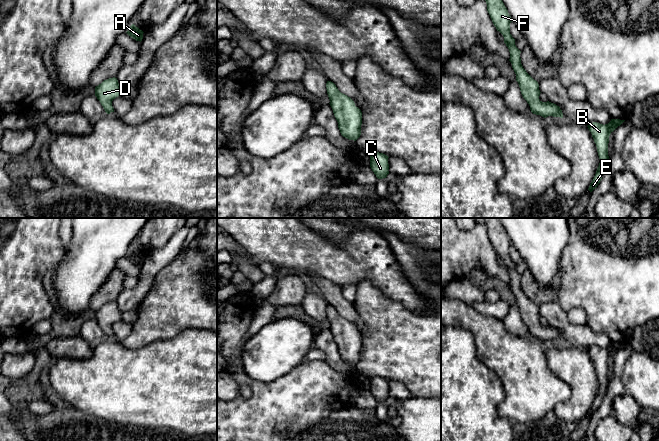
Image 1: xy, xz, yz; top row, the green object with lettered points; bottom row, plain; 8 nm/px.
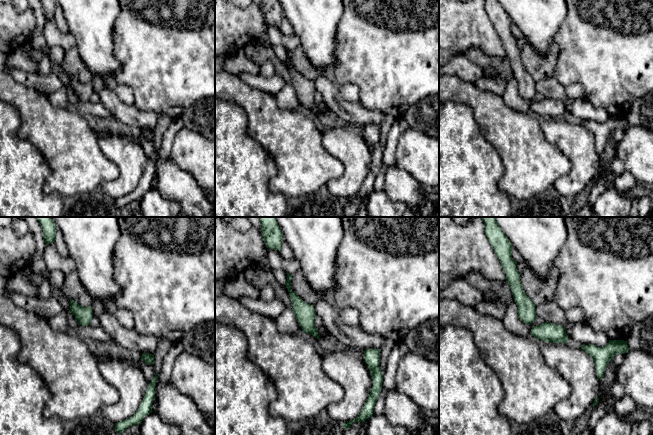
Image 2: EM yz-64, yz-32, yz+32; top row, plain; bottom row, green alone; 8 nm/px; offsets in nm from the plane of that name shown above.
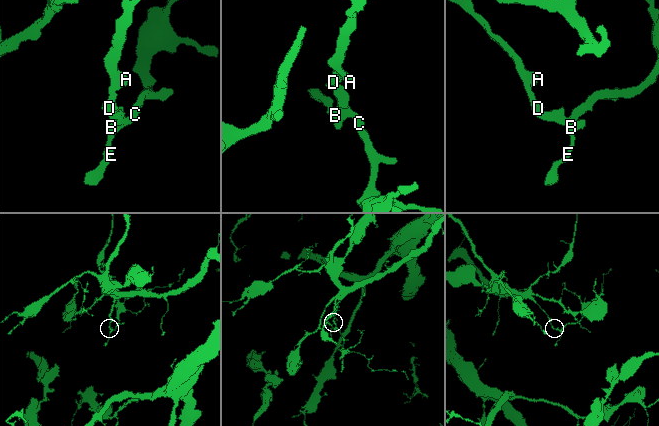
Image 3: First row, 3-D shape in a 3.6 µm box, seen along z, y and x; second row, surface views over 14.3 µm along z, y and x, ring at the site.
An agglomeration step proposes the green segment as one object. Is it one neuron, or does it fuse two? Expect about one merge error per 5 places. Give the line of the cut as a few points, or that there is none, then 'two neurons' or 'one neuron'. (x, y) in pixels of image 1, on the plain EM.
no cut | one neuron

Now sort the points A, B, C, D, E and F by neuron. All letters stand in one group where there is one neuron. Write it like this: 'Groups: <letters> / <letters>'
Groups: A B C D E F

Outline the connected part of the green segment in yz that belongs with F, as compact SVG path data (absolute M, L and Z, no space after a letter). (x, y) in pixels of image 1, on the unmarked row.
M499 218L483 219L490 242L497 255L503 259L504 267L509 273L509 285L516 298L516 305L519 308L521 318L529 328L531 336L544 342L548 340L563 342L563 337L559 330L549 325L542 326L539 323L541 317L539 308L526 296L521 288L521 275L516 271L515 263L510 258L510 247L512 243Z

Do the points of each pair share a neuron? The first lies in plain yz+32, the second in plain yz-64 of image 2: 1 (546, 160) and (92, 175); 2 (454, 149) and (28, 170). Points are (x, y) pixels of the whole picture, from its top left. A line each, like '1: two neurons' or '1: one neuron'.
1: one neuron
2: one neuron

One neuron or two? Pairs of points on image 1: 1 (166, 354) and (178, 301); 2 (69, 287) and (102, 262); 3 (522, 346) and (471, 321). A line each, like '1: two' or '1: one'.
1: two
2: one
3: one

